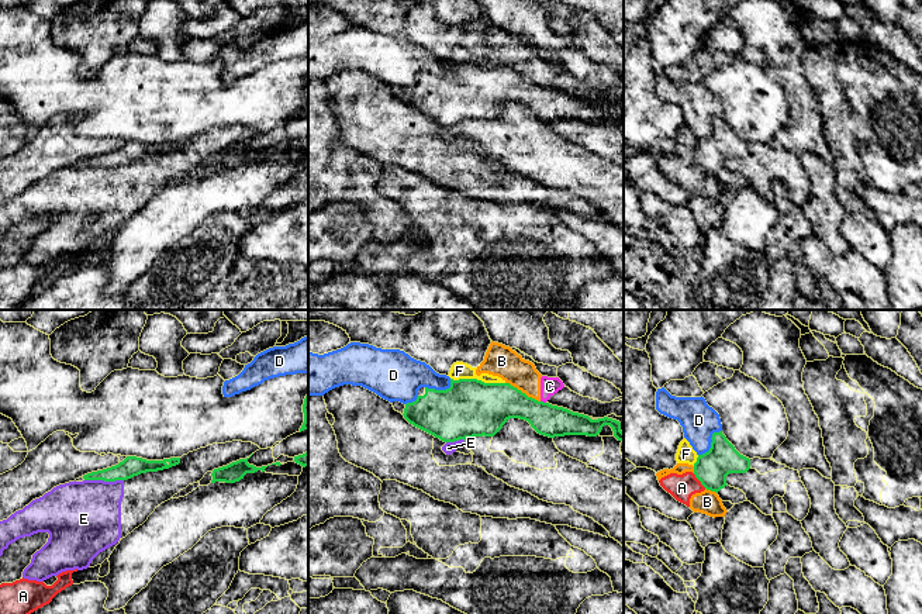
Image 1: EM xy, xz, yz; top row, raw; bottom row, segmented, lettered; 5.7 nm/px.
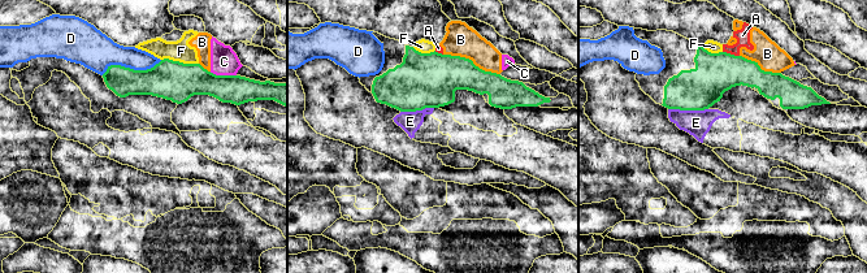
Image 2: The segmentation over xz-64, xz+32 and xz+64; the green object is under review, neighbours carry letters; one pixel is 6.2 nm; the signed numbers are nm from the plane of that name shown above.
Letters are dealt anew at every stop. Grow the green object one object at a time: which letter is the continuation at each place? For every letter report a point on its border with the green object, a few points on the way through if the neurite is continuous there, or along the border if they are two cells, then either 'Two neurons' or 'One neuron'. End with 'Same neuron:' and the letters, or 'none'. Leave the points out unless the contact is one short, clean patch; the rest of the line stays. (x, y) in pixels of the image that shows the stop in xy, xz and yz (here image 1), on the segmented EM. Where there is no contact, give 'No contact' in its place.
A: Touches green at yz (698, 479). Boundary: yz (693, 473), (705, 487). Two neurons
B: Touches green at xz (521, 392). Two neurons
C: Touches green at xz (542, 402). Boundary: xz (541, 400), (545, 403). Two neurons
D: Touches green at yz (711, 442). Two neurons
E: Touches green at xy (104, 480). Boundary: xy (85, 479), (123, 480). Two neurons
F: Touches green at xz (476, 379). Two neurons
Same neuron: none

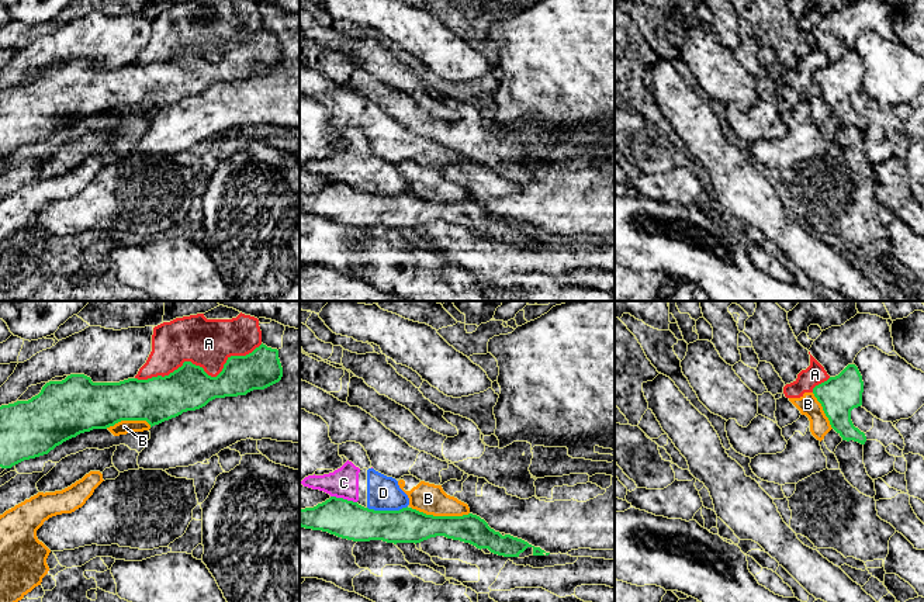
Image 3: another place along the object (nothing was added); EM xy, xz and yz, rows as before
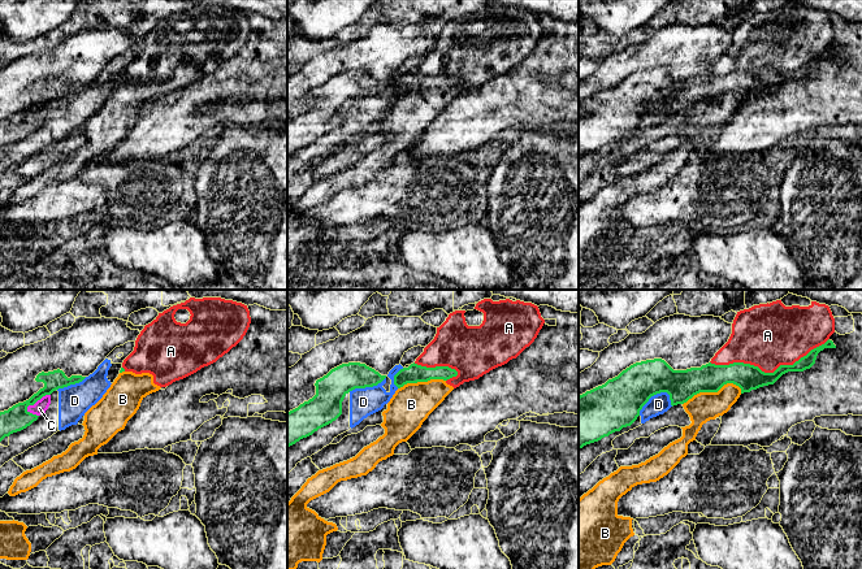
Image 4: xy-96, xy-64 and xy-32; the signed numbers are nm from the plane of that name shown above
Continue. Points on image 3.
A: Touches green at xy (200, 367). Two neurons
B: Touches green at xz (440, 516). Boundary: xz (411, 507), (433, 515), (469, 514). Two neurons
C: Touches green at xz (342, 498). Two neurons
D: Touches green at xz (387, 511). Boundary: xz (407, 505), (398, 509), (367, 508). Two neurons
Same neuron: none

